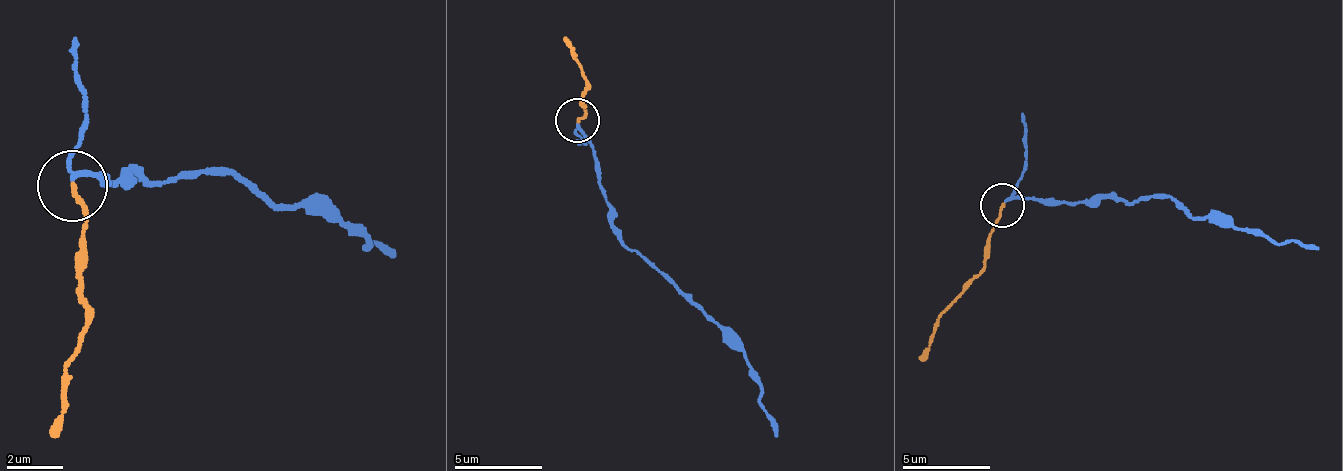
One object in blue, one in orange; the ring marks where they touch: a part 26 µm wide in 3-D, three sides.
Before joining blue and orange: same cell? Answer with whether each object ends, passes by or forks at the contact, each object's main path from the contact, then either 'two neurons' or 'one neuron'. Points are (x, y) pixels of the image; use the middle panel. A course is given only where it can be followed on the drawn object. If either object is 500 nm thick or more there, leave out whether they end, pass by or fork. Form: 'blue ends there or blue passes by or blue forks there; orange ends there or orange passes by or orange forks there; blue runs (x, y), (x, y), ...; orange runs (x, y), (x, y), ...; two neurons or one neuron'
blue passes by; orange ends there; blue runs (576, 121), (594, 152), (616, 235), (686, 297), (743, 354), (778, 438); orange runs (576, 121), (585, 112), (585, 73), (563, 38); one neuron

